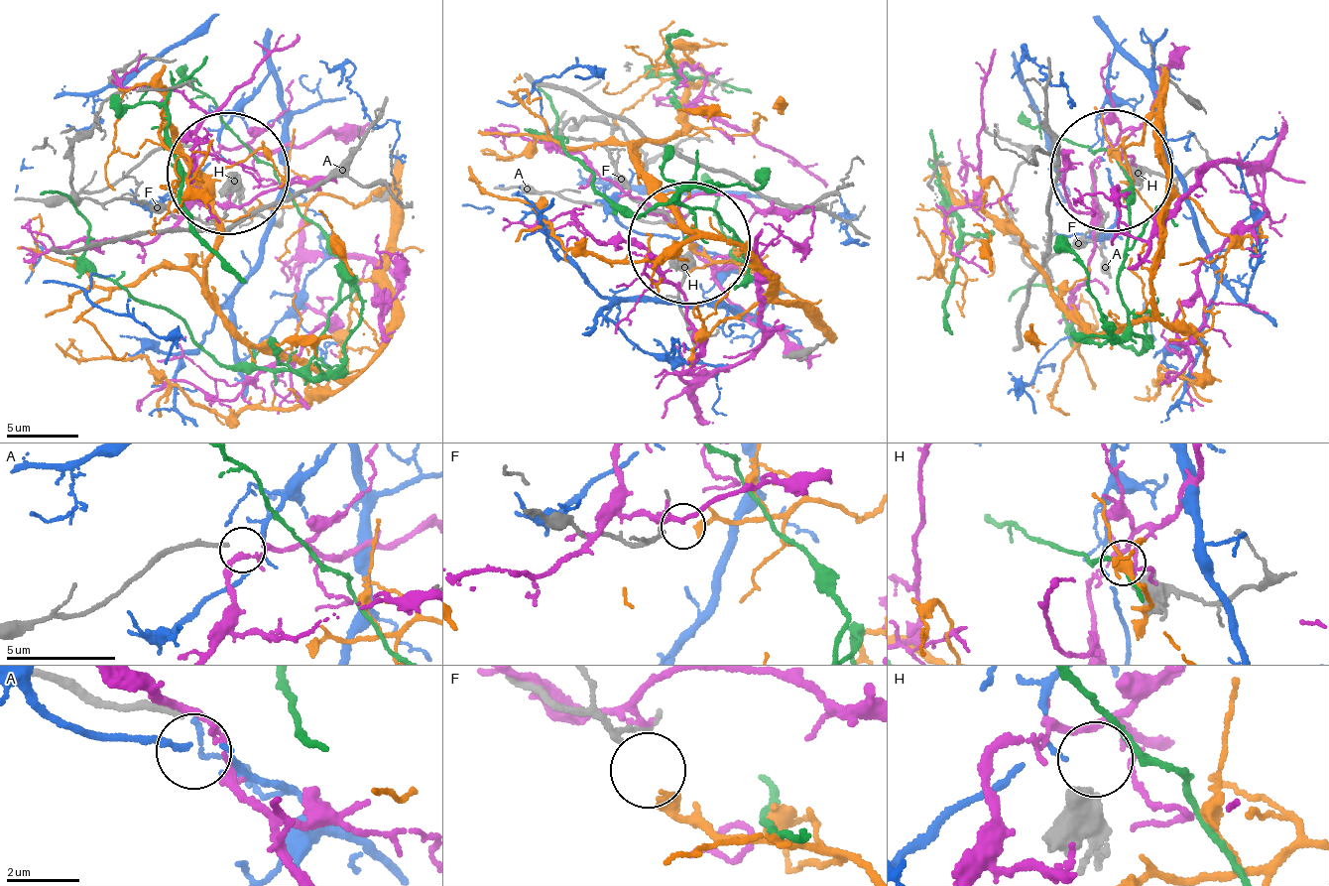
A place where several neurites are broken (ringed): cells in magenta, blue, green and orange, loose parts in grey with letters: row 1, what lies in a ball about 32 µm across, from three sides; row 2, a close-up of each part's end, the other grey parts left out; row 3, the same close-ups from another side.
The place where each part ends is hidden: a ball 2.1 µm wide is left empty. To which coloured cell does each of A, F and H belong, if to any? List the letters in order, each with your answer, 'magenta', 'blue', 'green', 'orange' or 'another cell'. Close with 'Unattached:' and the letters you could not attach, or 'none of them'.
A: another cell
F: orange
H: another cell
Unattached: A, H

